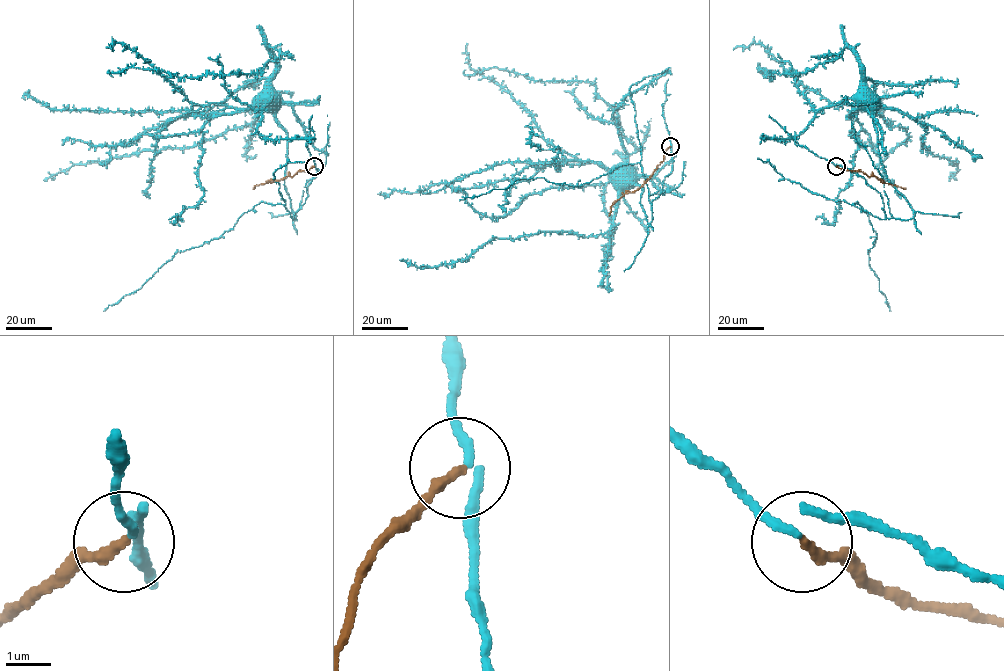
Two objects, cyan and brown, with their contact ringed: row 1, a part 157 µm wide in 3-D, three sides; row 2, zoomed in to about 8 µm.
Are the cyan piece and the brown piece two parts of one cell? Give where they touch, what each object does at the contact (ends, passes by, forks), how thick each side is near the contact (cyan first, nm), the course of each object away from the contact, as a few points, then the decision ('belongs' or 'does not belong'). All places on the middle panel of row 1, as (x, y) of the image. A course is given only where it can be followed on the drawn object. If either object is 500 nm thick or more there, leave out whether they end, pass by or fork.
(670, 146) | cyan passes by | brown ends | 160/240 nm | cyan via (671, 146), (672, 171), (664, 178), (664, 190), (649, 197), (649, 223), (640, 203), (643, 187), (621, 171) | brown via (671, 146), (651, 176), (635, 190), (617, 200), (609, 216) | does not belong

